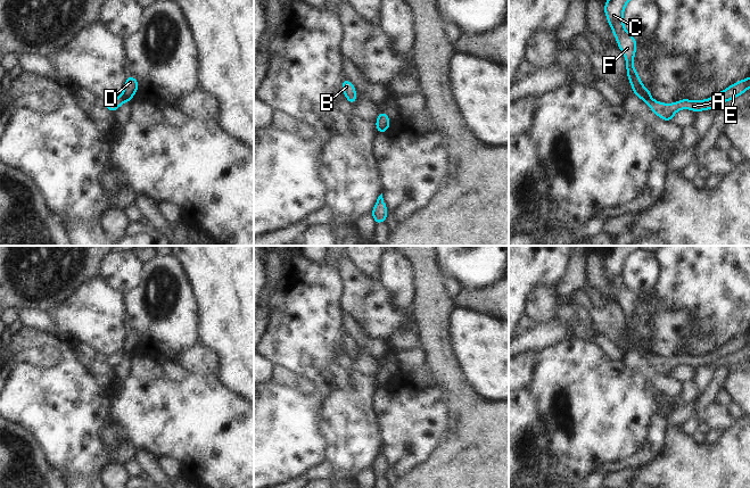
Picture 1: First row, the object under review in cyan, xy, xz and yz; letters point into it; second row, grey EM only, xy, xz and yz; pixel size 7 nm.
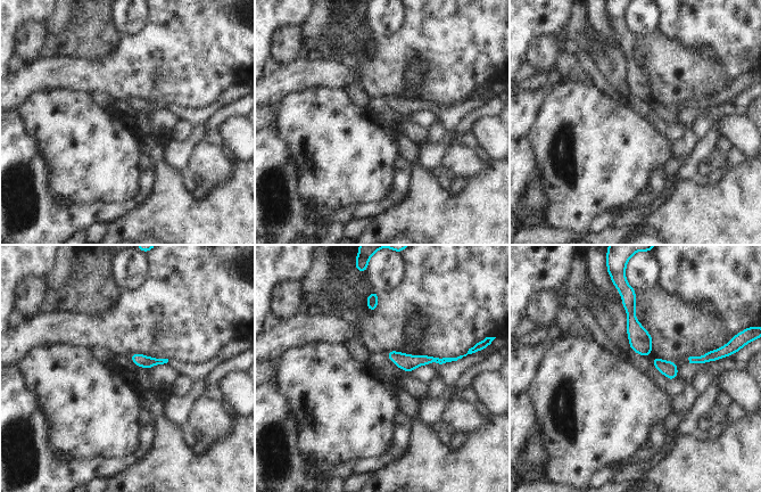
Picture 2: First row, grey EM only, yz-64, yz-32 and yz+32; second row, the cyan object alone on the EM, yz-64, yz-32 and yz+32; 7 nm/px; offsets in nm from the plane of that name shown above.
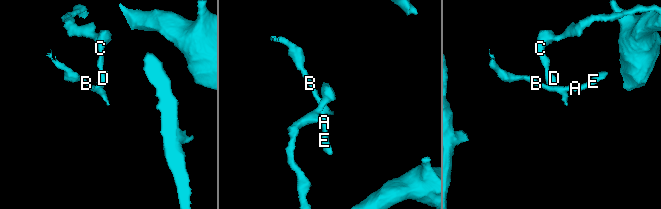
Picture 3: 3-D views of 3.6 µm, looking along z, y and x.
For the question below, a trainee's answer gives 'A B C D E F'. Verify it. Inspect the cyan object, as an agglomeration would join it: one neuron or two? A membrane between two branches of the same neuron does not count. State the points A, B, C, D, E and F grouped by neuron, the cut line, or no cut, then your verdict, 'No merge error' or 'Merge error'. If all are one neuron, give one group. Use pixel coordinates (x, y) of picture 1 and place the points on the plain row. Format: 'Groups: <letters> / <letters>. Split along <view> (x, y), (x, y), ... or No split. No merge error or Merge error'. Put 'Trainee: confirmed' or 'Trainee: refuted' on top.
Trainee: refuted
Groups: A B E / C D F. Split along yz (650, 349), (644, 356). Merge error

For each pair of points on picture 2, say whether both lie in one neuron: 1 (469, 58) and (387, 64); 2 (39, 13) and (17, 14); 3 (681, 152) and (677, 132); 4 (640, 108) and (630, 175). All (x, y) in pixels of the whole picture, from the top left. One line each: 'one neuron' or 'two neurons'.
1: one neuron
2: one neuron
3: two neurons
4: two neurons

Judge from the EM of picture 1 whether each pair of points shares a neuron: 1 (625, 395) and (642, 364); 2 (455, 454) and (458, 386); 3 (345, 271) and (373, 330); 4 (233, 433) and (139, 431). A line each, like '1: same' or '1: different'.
1: different
2: same
3: same
4: same

